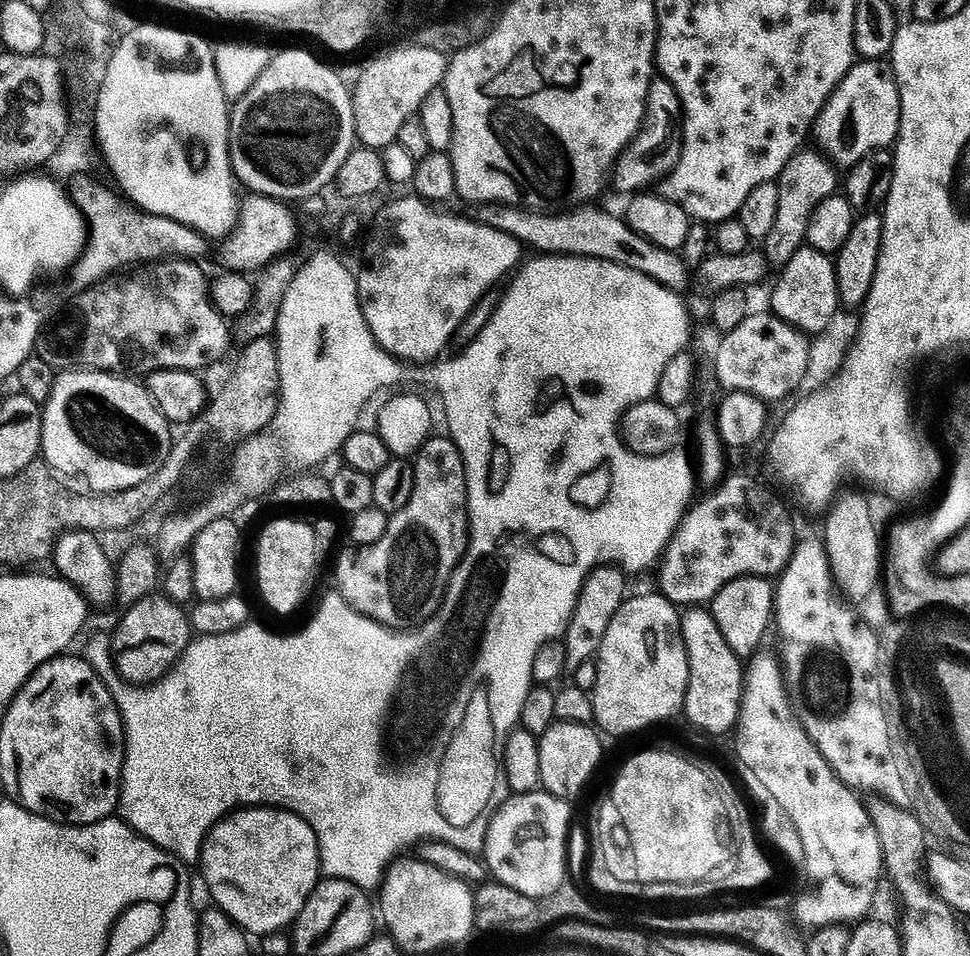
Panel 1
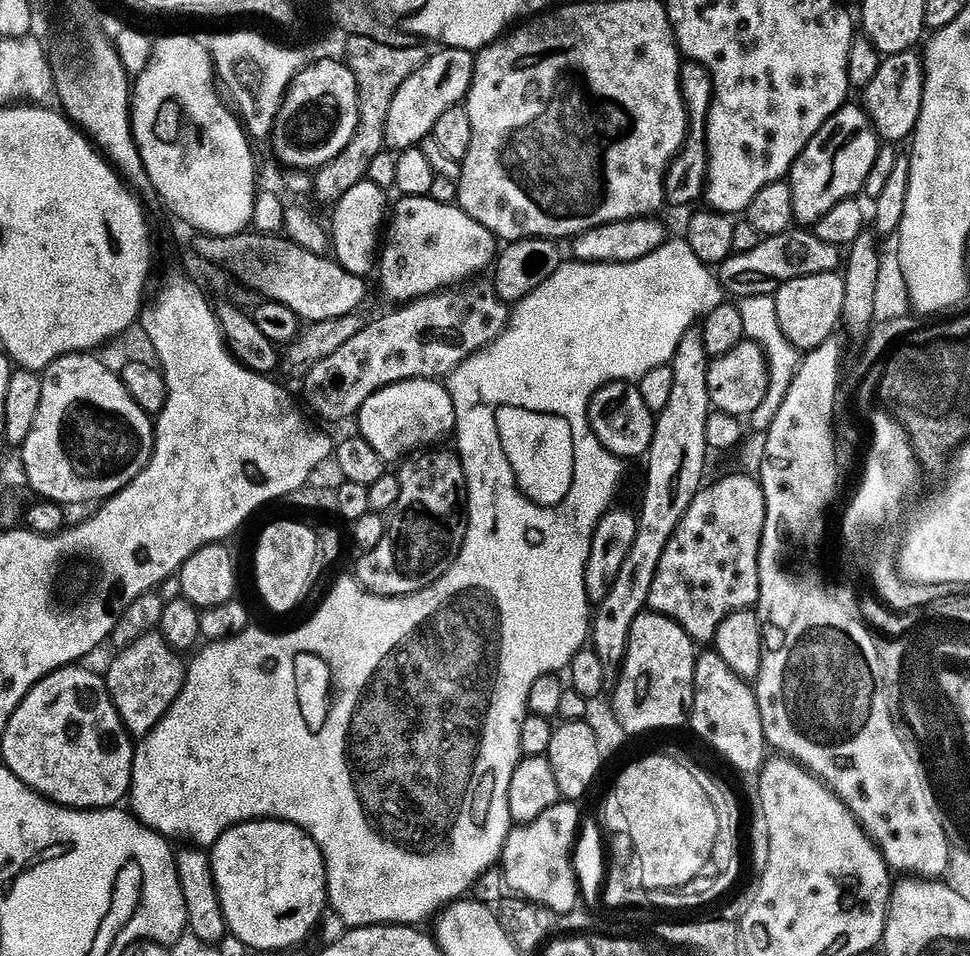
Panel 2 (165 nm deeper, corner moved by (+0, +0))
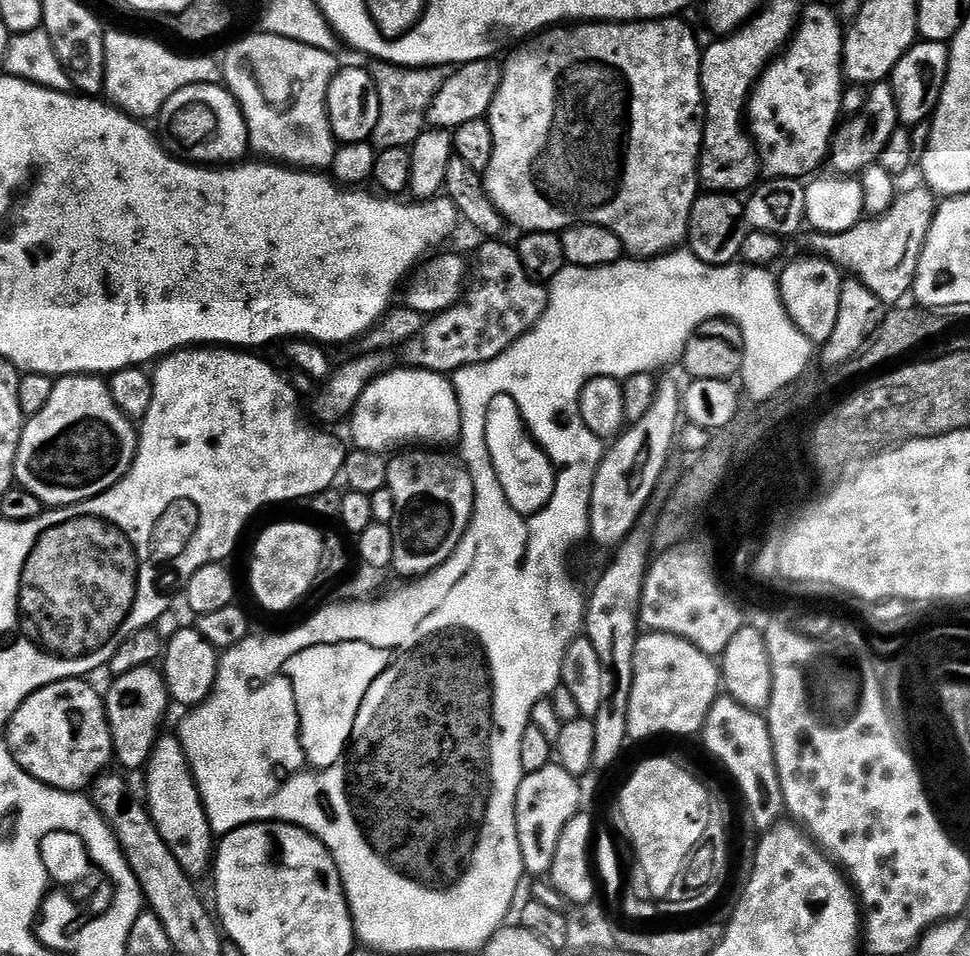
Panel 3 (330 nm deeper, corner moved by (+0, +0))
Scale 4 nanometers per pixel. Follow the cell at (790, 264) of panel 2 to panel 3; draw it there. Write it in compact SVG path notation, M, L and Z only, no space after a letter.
M919 187L905 196L904 193L897 195L892 208L880 219L869 223L869 228L857 226L836 236L813 231L808 240L808 248L812 251L809 253L831 260L837 268L861 280L885 305L899 305L903 301L900 299L913 291L920 251L938 207L937 197L927 187Z

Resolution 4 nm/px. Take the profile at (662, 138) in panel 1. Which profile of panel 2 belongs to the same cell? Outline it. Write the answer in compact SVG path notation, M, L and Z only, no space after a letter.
M693 60L680 65L680 89L684 95L684 105L688 108L688 136L684 147L675 156L664 175L664 203L670 209L684 208L699 201L704 195L704 185L708 183L708 147L706 146L706 122L712 105L712 79L702 66Z

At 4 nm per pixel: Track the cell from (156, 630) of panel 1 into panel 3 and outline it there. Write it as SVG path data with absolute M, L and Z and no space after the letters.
M152 667L129 668L127 672L119 673L115 677L116 681L108 688L108 696L106 692L103 697L104 711L108 713L113 757L118 764L120 762L130 770L147 765L158 739L160 723L170 705L168 685L164 682L161 669Z

